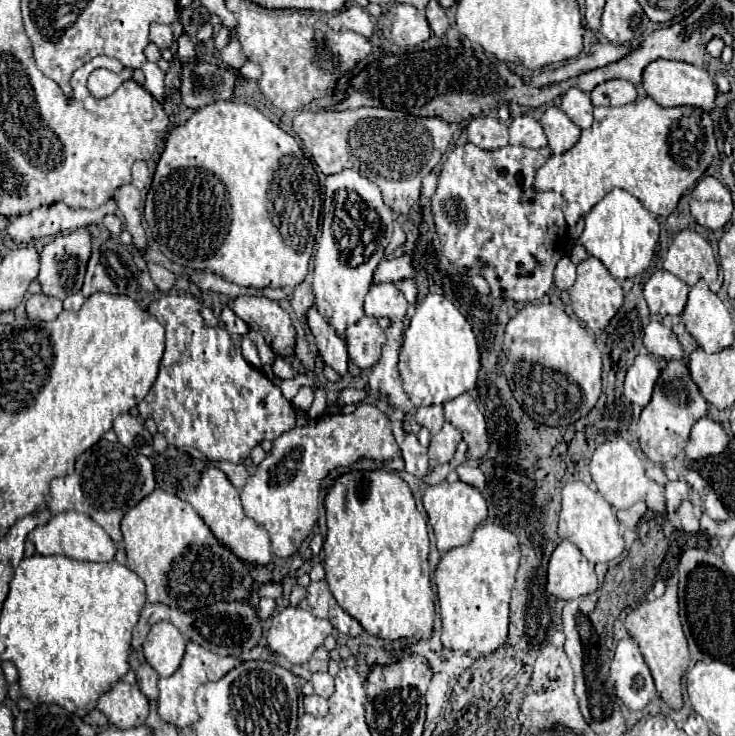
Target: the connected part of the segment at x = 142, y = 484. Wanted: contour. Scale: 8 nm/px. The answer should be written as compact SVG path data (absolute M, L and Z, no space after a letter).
M100 439L88 451L84 451L76 459L76 471L62 479L52 479L50 483L50 499L46 501L50 513L62 511L80 511L98 521L112 541L122 541L120 521L122 517L140 503L146 495L150 495L156 487L154 481L154 465L148 457L140 453L132 453L128 447L120 443L110 443Z

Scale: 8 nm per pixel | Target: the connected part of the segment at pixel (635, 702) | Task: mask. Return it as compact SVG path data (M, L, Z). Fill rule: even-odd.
M634 639L618 641L610 663L610 681L614 683L616 697L632 711L644 709L652 699L654 681Z

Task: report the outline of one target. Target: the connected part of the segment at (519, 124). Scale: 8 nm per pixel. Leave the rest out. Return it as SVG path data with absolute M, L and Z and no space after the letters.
M518 115L510 123L510 143L524 145L524 147L546 147L546 135L542 125L530 115Z

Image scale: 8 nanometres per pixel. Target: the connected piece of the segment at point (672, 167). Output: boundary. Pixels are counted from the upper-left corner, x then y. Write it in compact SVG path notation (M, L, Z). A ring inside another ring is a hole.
M642 97L636 99L634 103L620 107L594 107L592 127L582 131L580 141L572 149L568 149L564 155L552 155L538 169L536 189L552 189L562 193L564 197L562 211L570 227L574 227L576 221L582 215L586 215L614 187L632 193L654 215L670 215L676 209L682 193L692 189L696 181L704 175L714 155L716 155L716 135L714 135L714 121L708 111L690 105L666 109L660 107L650 97Z

